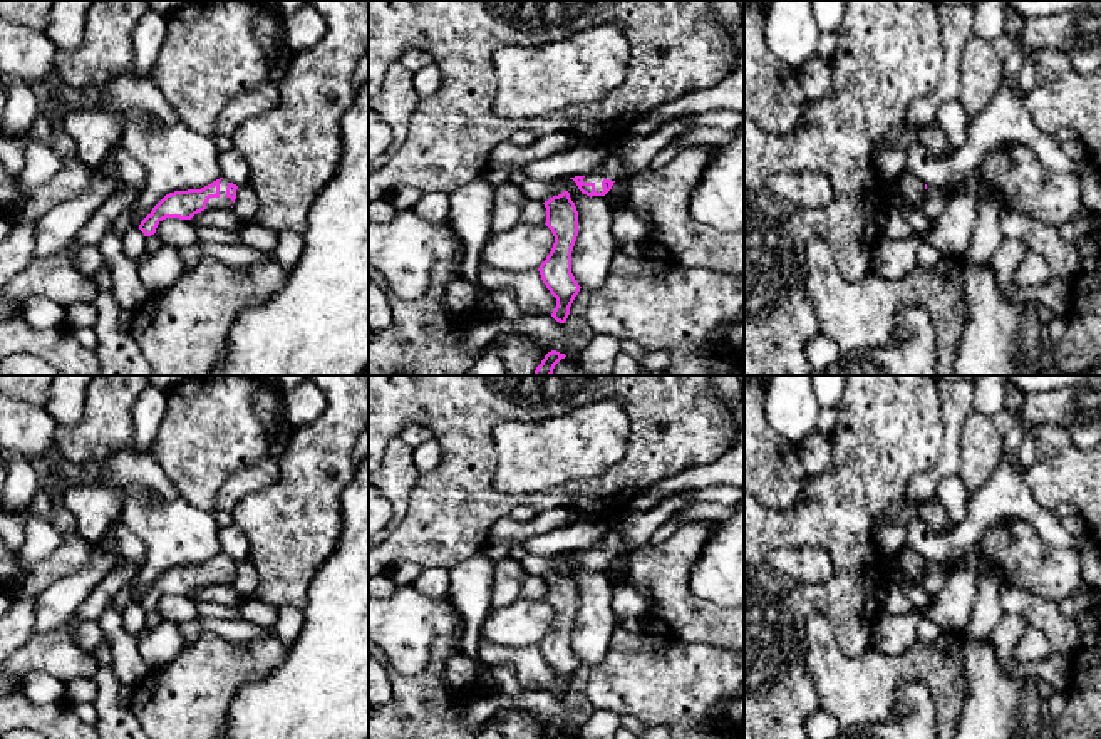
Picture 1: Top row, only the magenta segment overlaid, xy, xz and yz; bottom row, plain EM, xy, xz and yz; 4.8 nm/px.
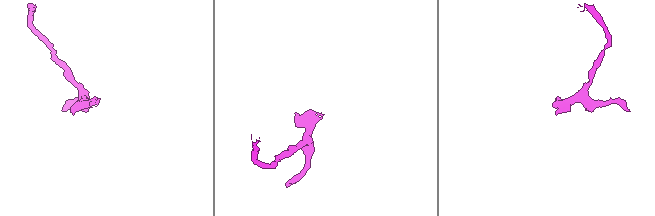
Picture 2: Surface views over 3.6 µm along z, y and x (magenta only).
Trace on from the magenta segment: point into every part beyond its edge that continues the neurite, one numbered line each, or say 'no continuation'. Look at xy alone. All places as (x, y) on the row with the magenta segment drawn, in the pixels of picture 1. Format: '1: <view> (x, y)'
1: xy (215, 203)

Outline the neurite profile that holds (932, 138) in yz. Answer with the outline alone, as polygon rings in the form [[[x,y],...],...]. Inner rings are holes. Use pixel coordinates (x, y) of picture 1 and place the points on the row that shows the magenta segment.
[[[938,124],[917,127],[917,131],[918,131],[918,142],[933,156],[943,158],[950,151],[954,151],[947,141],[945,131]]]

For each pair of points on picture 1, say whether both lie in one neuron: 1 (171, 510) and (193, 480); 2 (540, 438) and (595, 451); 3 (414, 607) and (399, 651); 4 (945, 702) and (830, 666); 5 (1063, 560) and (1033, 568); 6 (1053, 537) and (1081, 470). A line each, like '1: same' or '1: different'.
1: different
2: same
3: same
4: same
5: same
6: different

